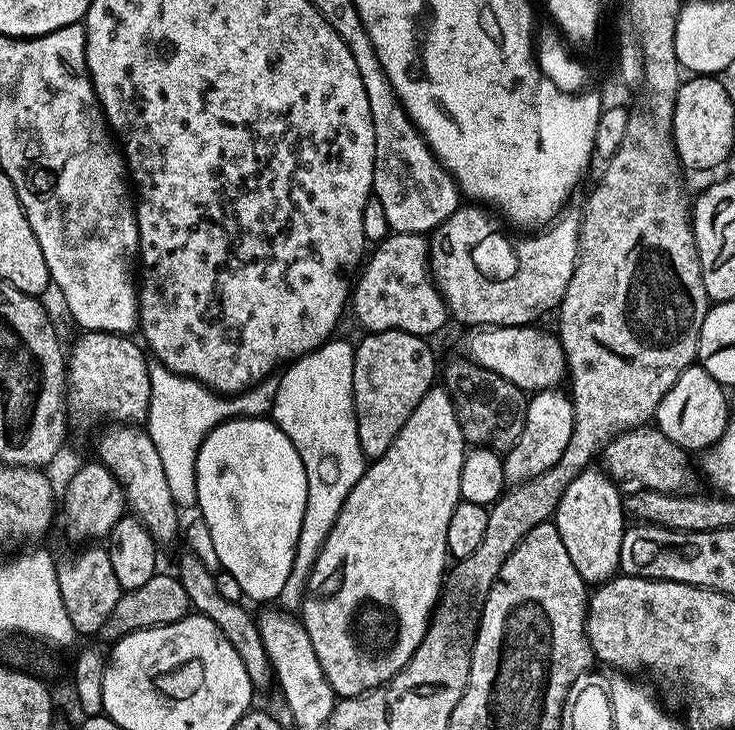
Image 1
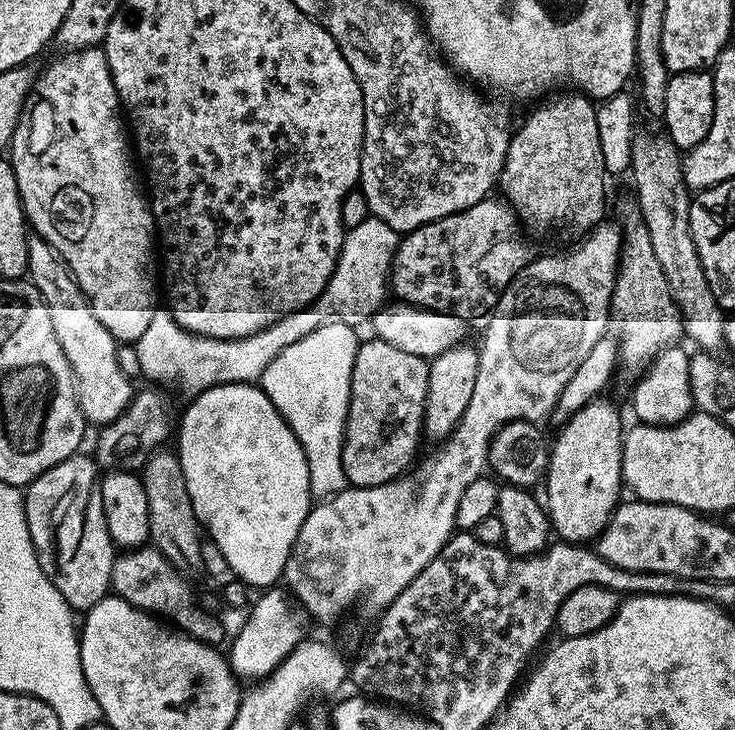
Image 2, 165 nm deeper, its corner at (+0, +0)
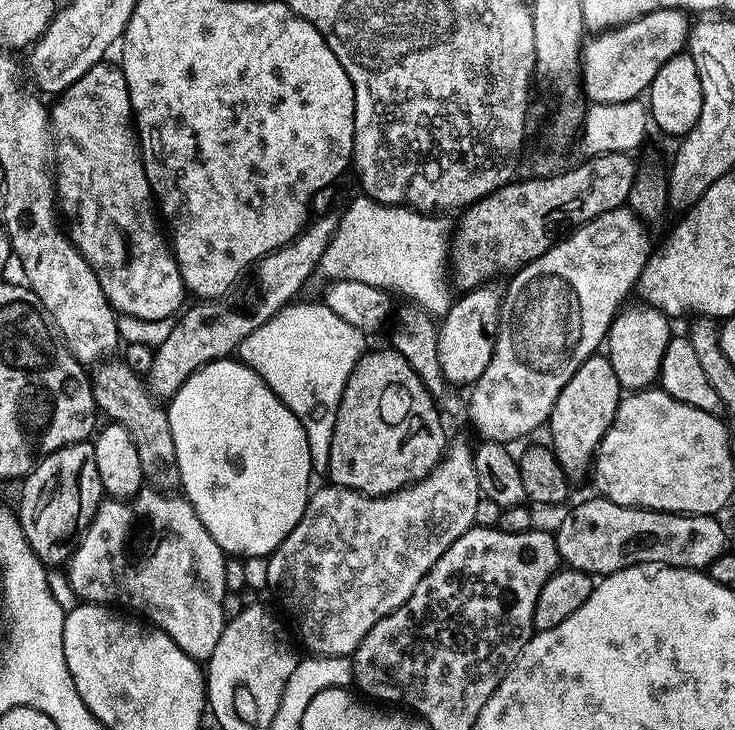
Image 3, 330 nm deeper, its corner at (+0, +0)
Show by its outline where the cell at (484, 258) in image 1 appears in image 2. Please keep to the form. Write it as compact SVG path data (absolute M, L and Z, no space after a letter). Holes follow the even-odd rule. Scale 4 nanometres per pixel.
M564 91L568 92L540 102L545 104L537 103L524 125L511 133L498 192L529 229L564 227L587 234L605 219L606 173L598 138L597 105L579 91Z

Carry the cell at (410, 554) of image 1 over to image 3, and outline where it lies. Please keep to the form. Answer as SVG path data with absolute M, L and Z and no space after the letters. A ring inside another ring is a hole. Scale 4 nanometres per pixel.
M481 286L463 293L448 307L447 314L439 321L438 360L442 362L442 374L453 386L475 384L478 378L482 378L486 366L490 366L490 358L494 354L494 346L496 345L496 334L500 331L500 302L502 299L501 289L492 287L496 286Z

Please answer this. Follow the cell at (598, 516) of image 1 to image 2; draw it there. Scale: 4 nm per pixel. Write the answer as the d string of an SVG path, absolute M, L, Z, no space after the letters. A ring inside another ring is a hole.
M597 398L590 401L585 408L578 410L571 420L563 425L564 428L557 434L556 440L551 441L550 455L548 458L548 471L546 473L546 485L548 484L548 500L546 499L546 511L548 518L552 522L552 532L555 533L565 544L583 544L587 545L589 542L595 541L603 532L605 526L610 522L613 512L616 511L618 505L621 503L620 488L622 492L622 485L624 484L624 475L622 474L622 450L624 449L624 437L626 435L625 425L620 425L620 412L605 398Z

